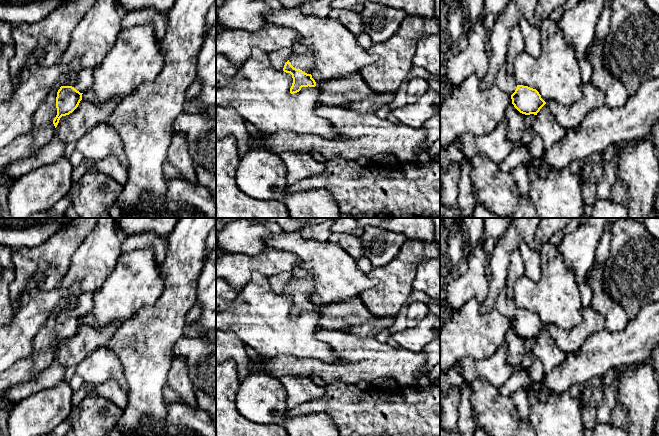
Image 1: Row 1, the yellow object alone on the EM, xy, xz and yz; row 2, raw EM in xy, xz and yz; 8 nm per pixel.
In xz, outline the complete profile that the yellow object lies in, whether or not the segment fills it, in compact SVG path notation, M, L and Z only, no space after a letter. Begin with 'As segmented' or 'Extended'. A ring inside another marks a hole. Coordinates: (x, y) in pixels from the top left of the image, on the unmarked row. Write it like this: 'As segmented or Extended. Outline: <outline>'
Extended. Outline: M312 277L302 279L292 278L290 280L284 289L283 295L292 299L293 307L290 312L291 318L299 316L302 311L316 310L316 306L311 299L314 288L315 282Z

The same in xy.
Extended. Outline: M86 290L74 308L60 311L56 321L57 339L53 344L55 352L62 340L69 339L78 331L82 318L91 312L93 306L93 293Z

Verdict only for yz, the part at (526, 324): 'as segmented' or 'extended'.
extended

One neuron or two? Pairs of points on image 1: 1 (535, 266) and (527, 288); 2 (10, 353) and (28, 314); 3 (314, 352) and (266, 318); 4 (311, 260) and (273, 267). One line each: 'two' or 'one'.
1: two
2: one
3: one
4: two

